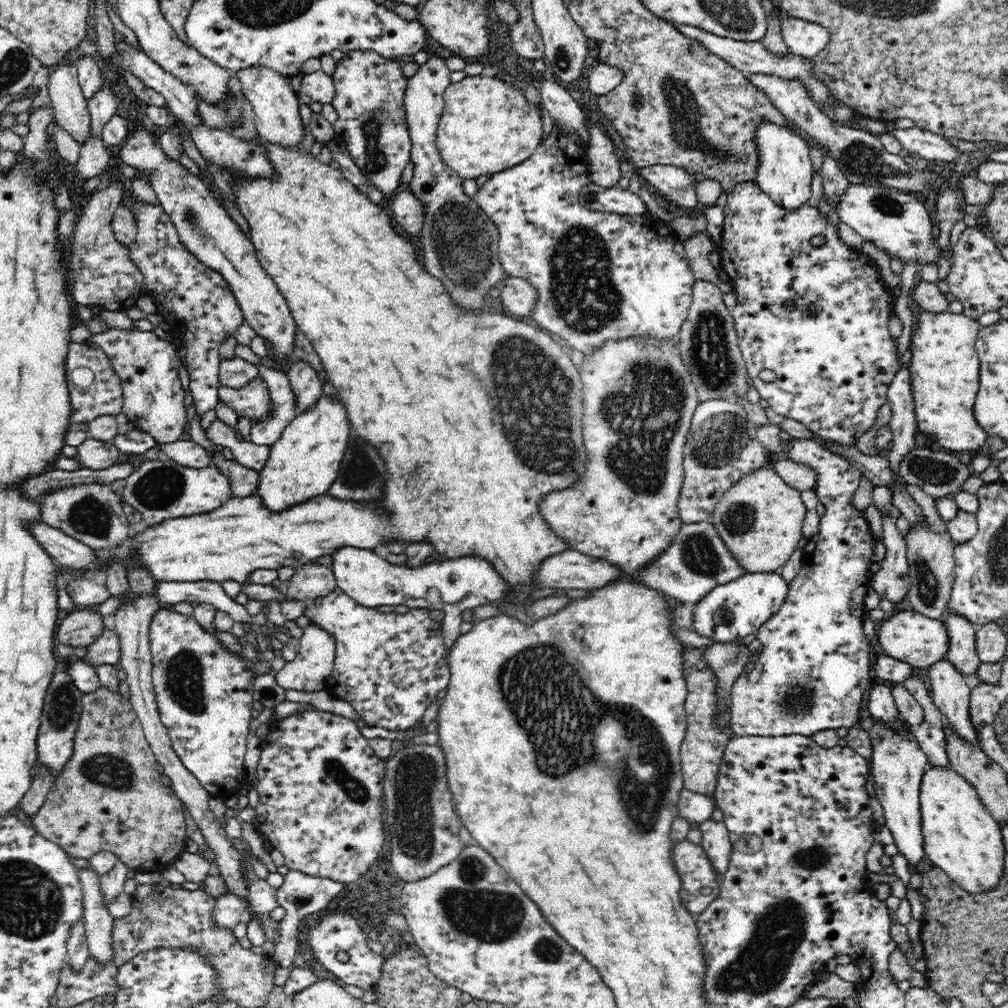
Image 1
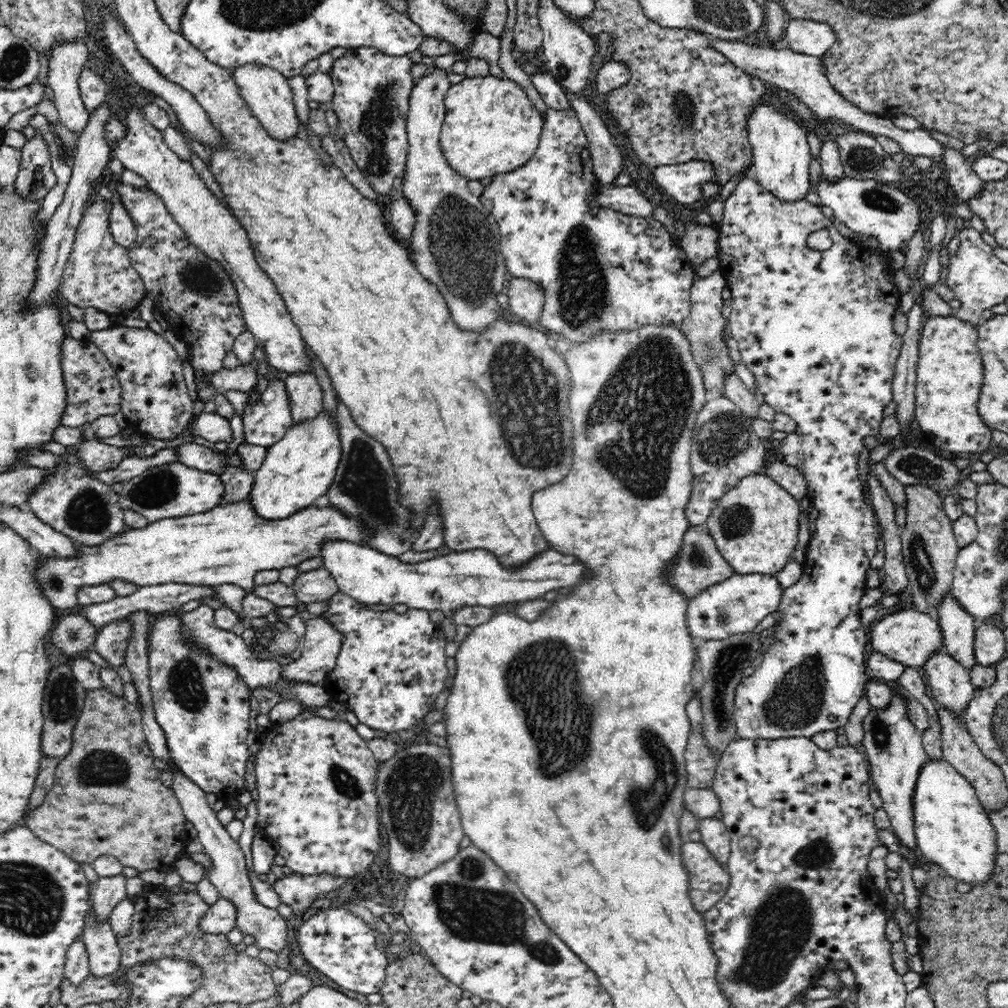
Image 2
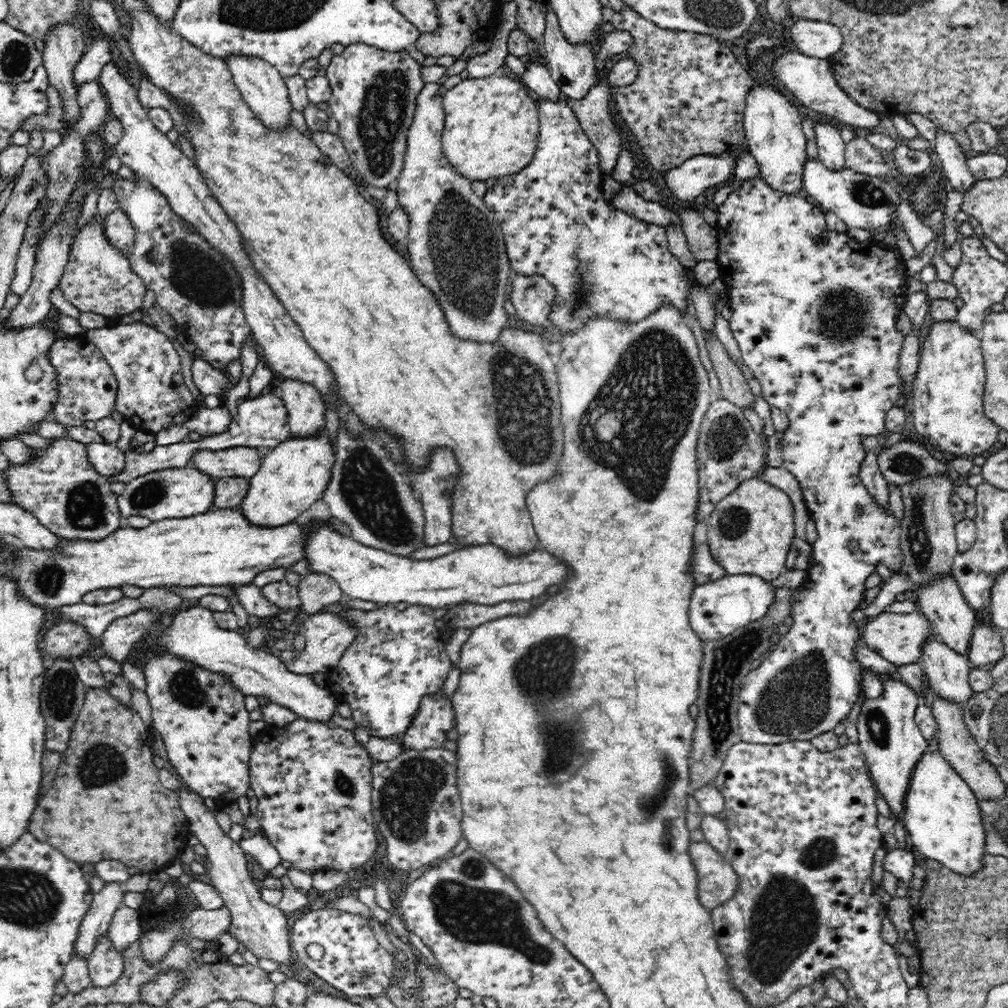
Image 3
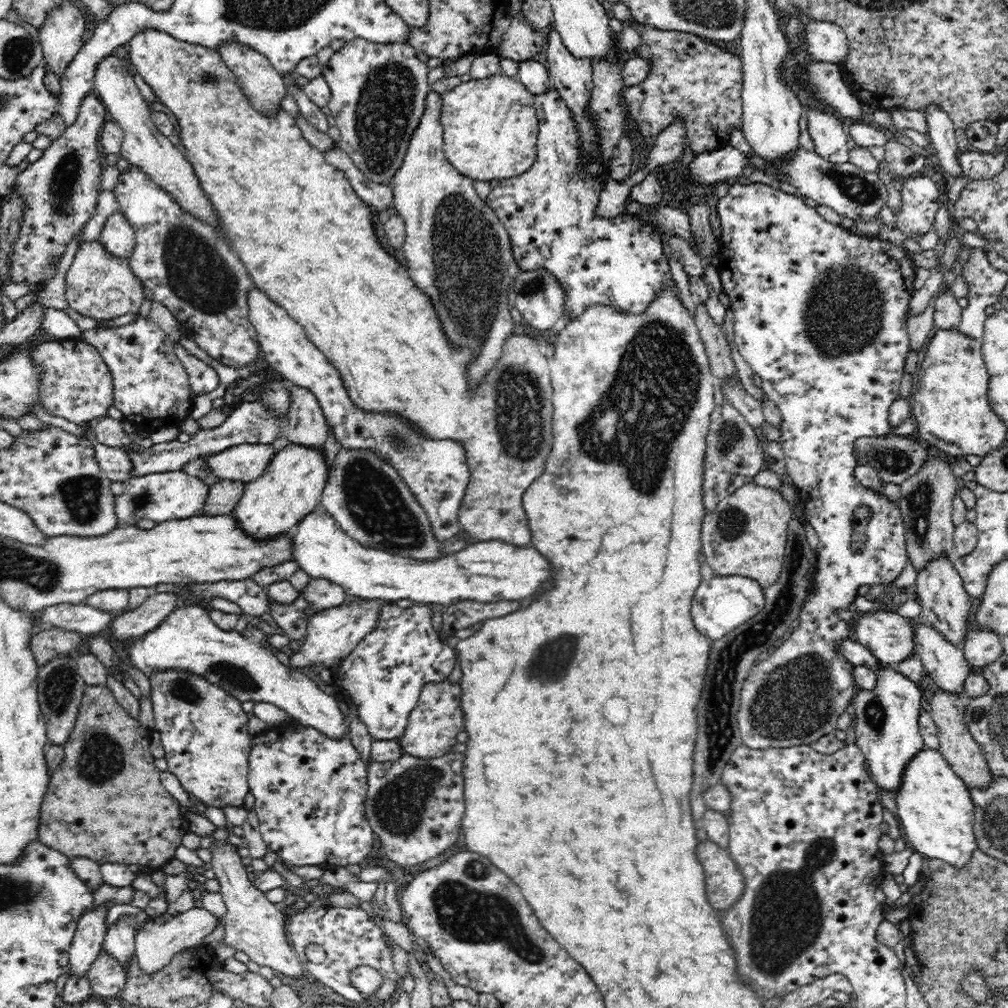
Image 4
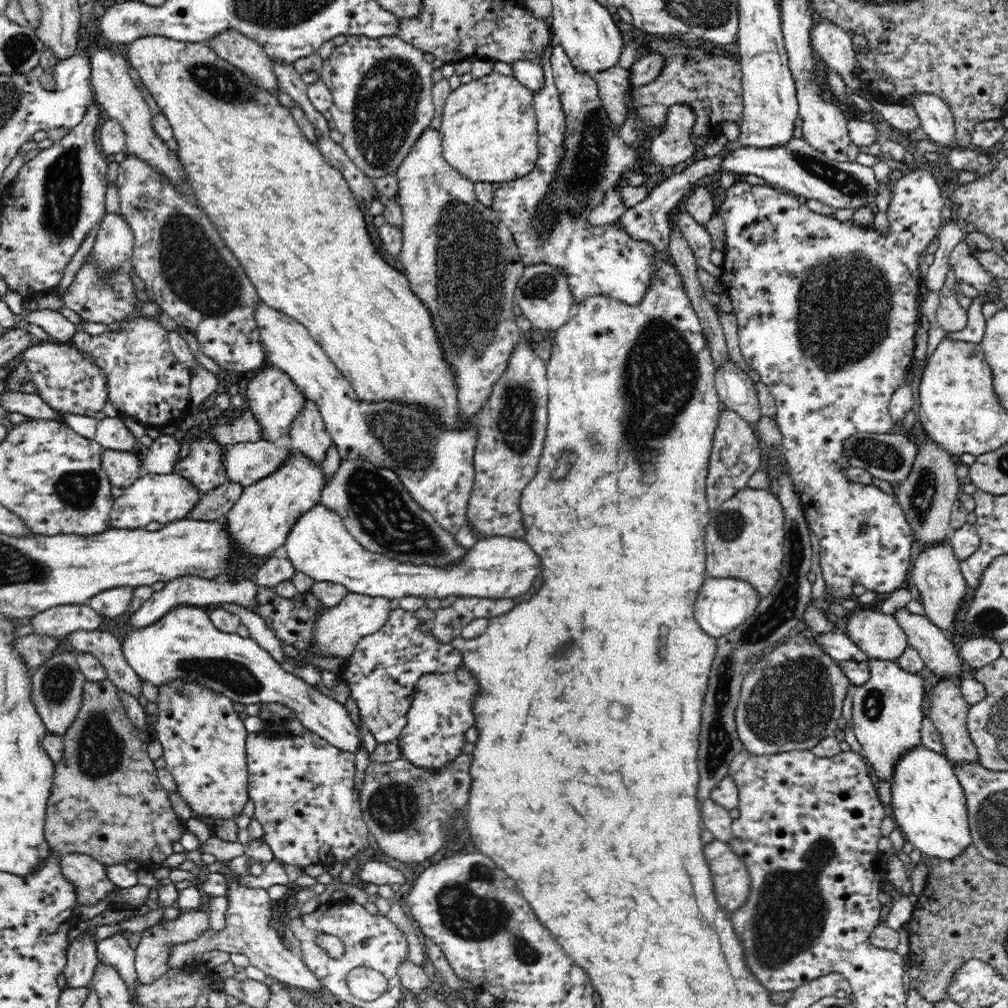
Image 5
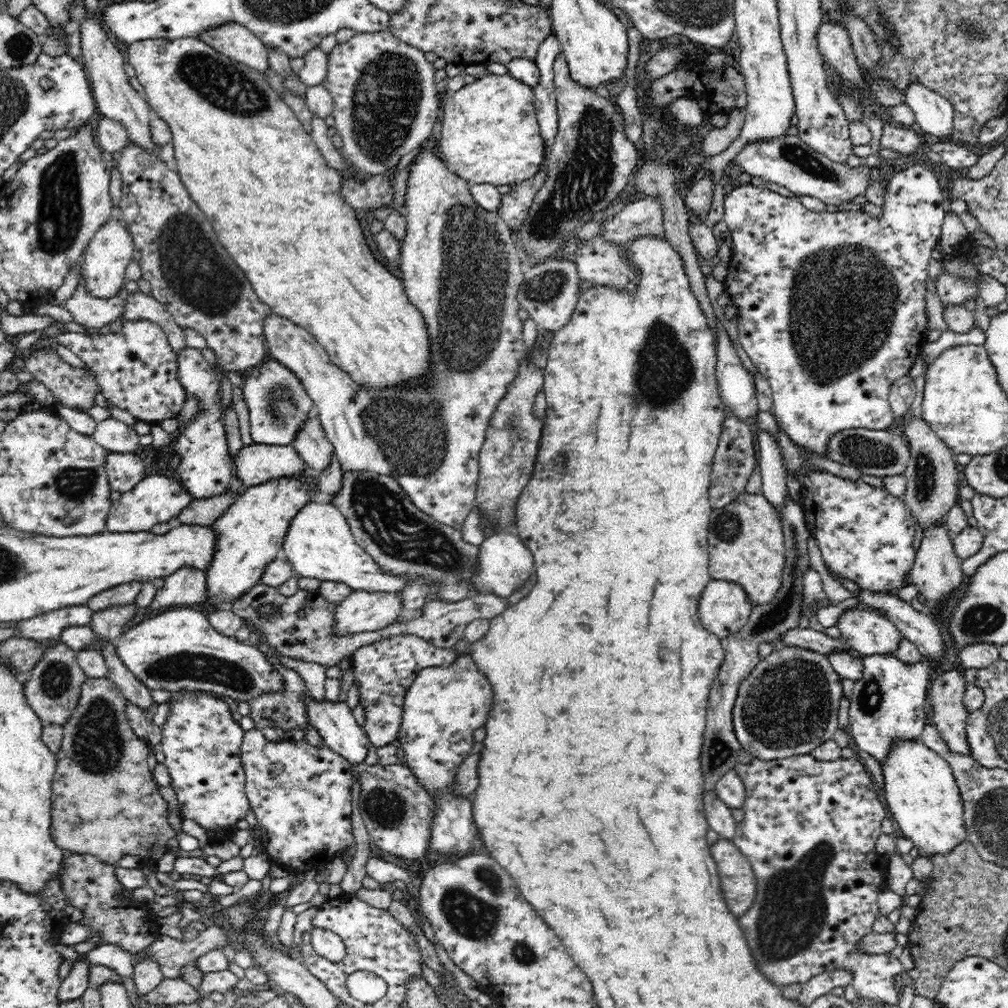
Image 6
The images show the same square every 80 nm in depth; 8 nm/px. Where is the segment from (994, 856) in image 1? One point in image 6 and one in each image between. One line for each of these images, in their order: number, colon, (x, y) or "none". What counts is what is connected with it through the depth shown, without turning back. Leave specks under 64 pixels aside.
2: (952, 829)
3: (941, 814)
4: (933, 803)
5: (928, 804)
6: (922, 796)

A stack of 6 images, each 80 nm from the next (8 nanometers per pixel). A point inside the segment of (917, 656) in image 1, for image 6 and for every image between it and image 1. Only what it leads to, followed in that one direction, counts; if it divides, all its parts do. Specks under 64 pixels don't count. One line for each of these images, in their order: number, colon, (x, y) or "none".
2: (909, 636)
3: (898, 638)
4: (889, 636)
5: (879, 635)
6: (868, 632)

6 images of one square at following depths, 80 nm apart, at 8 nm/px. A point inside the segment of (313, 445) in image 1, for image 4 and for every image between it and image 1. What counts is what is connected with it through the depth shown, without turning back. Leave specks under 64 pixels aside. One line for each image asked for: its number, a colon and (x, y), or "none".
2: (301, 467)
3: (295, 474)
4: (272, 505)

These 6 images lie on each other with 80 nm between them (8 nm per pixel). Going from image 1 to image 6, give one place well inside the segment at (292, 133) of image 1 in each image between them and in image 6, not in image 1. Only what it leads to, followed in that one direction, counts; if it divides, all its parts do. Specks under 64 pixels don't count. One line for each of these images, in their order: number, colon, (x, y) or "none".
2: (266, 92)
3: (263, 89)
4: (263, 84)
5: (240, 50)
6: (233, 40)

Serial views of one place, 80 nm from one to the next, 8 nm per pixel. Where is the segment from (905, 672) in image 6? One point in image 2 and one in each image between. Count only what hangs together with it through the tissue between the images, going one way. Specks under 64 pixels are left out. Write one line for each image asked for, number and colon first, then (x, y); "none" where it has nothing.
2: (894, 750)
3: (888, 734)
4: (887, 730)
5: (887, 714)

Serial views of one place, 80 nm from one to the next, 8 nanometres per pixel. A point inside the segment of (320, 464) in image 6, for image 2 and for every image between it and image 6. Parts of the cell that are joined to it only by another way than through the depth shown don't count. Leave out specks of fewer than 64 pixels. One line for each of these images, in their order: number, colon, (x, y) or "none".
2: (304, 394)
3: (305, 408)
4: (307, 427)
5: (309, 438)

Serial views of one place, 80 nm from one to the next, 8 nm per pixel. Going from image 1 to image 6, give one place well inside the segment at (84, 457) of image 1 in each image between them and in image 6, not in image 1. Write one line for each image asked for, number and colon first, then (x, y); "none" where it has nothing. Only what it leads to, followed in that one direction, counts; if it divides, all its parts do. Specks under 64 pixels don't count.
2: (99, 457)
3: (107, 459)
4: (116, 463)
5: (123, 468)
6: (124, 471)

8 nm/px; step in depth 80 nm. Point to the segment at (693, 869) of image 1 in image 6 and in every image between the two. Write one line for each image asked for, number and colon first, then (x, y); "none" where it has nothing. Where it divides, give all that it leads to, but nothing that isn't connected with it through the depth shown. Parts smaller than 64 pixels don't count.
2: (709, 880)
3: (718, 883)
4: (725, 882)
5: (732, 882)
6: (738, 882)

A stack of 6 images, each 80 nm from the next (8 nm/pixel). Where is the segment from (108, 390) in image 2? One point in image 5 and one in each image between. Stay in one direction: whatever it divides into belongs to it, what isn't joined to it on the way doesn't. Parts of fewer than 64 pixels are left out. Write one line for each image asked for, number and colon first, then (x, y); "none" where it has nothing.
3: (87, 387)
4: (75, 383)
5: (67, 381)

